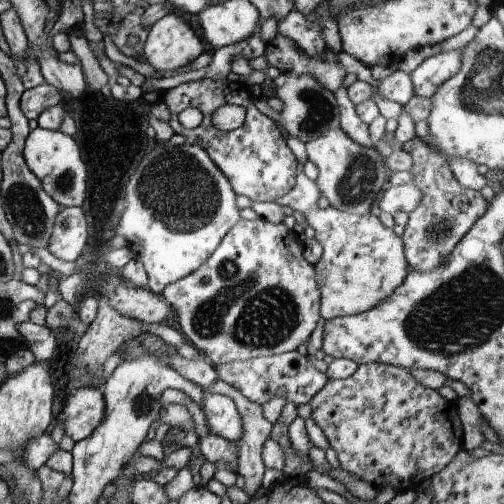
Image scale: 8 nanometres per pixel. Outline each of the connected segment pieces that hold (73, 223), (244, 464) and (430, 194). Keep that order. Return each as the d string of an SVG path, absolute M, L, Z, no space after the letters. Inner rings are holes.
M63 207L56 215L47 249L60 260L75 261L87 245L88 237L84 209Z
M218 379L212 386L202 389L204 393L215 392L221 395L229 396L234 404L237 406L238 412L243 420L243 433L239 438L239 467L238 475L242 475L245 478L246 491L252 498L254 493L261 487L261 482L264 472L267 470L263 461L263 448L264 443L269 439L272 430L272 423L263 415L263 408L261 404L258 404L252 399L246 398L246 396L240 394L233 386L230 386L222 379Z
M418 137L405 142L403 150L413 159L412 183L422 192L421 203L409 213L405 224L403 240L404 254L410 270L429 273L436 270L472 228L479 216L486 212L488 202L481 191L465 187L451 171L449 161L434 150L426 140Z

